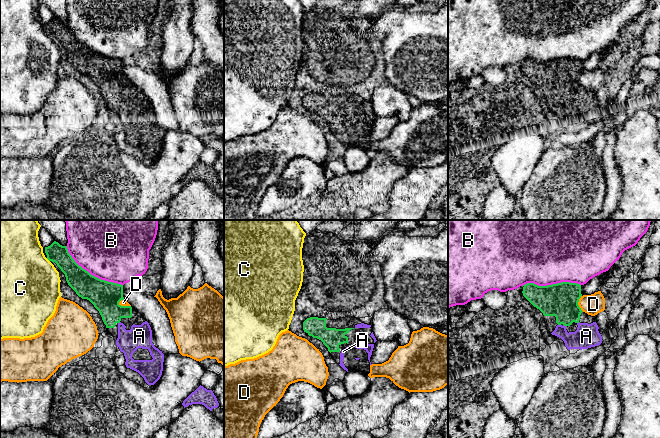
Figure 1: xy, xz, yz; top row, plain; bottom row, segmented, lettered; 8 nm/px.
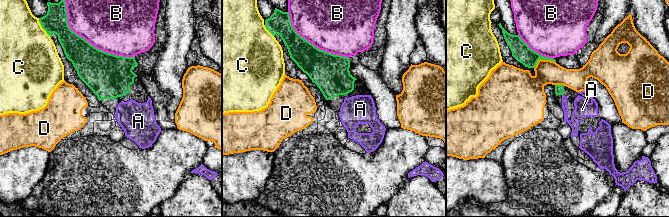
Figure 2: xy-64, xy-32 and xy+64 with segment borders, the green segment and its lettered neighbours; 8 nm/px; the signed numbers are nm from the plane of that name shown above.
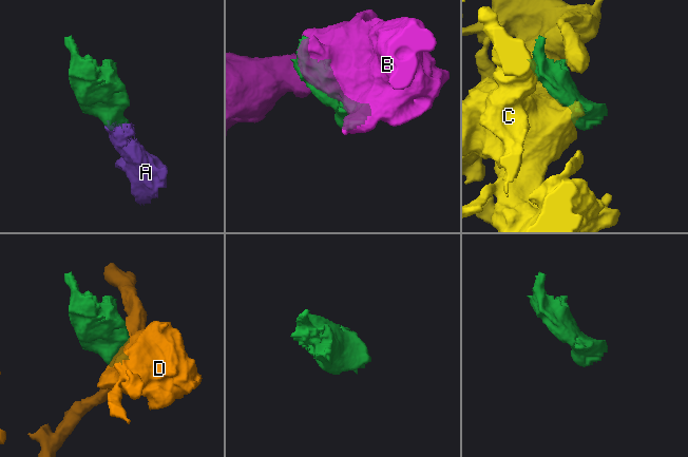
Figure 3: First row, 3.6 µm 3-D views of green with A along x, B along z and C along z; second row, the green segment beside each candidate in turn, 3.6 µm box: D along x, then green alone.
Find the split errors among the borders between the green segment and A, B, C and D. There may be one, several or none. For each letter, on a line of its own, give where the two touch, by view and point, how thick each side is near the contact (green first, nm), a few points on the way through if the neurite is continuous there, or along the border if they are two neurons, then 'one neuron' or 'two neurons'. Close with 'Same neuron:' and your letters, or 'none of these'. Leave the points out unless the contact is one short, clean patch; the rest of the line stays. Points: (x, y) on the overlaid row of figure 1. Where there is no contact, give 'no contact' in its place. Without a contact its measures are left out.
A: meets green in yz at (559, 324); 280 nm thick on the green side, 190 nm on the other; runs through yz (561, 300), (559, 324), (567, 336), (586, 336); one neuron
B: meets green in xy at (90, 274); 240 nm thick on the green side, 480 nm on the other; two neurons
C: meets green in xy at (48, 259); 160 nm thick on the green side, 500 nm on the other; two neurons
D: meets green in yz at (577, 303); 280 nm thick on the green side, 160 nm on the other; two neurons
Same neuron: A

